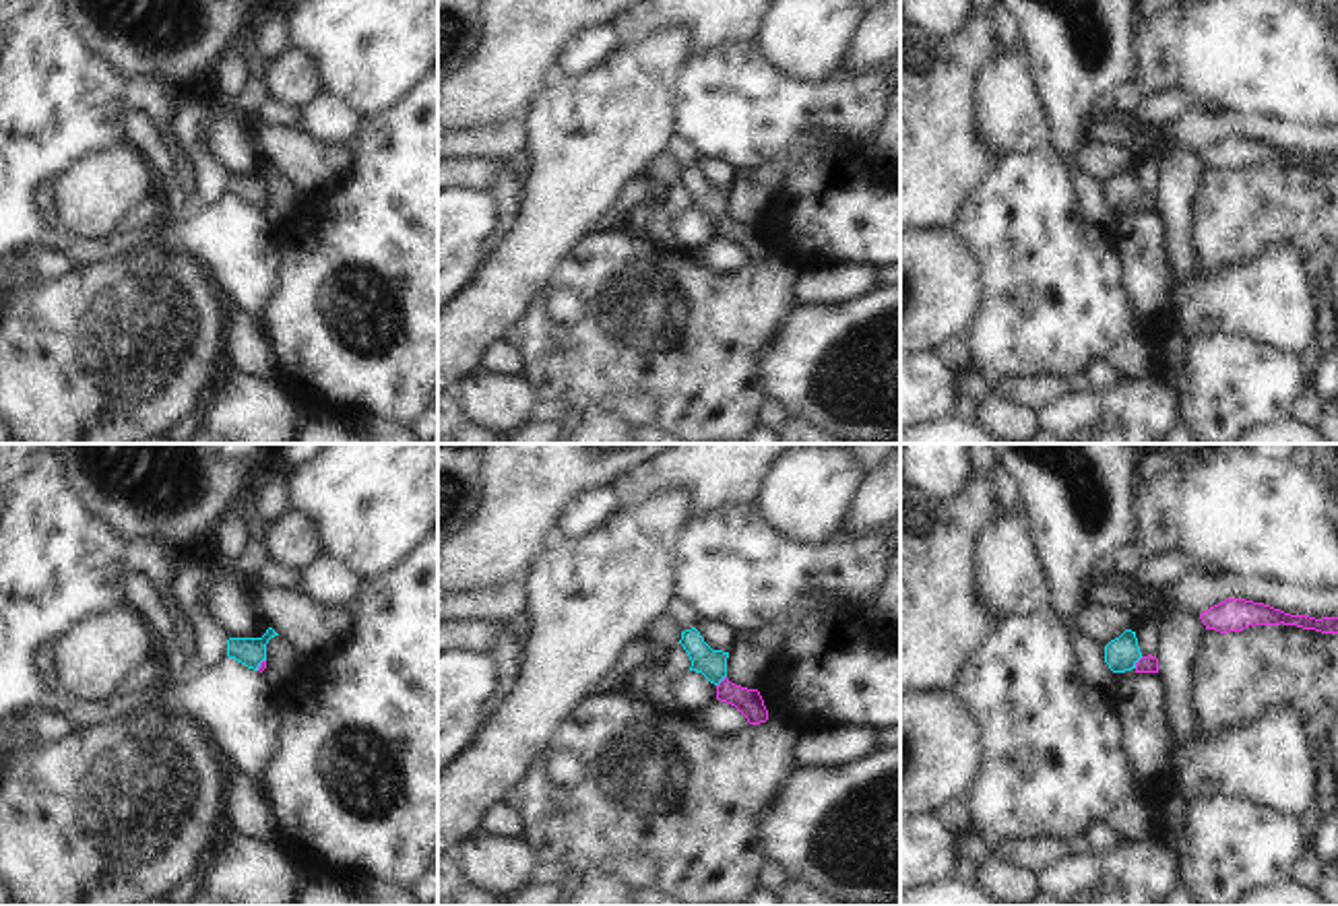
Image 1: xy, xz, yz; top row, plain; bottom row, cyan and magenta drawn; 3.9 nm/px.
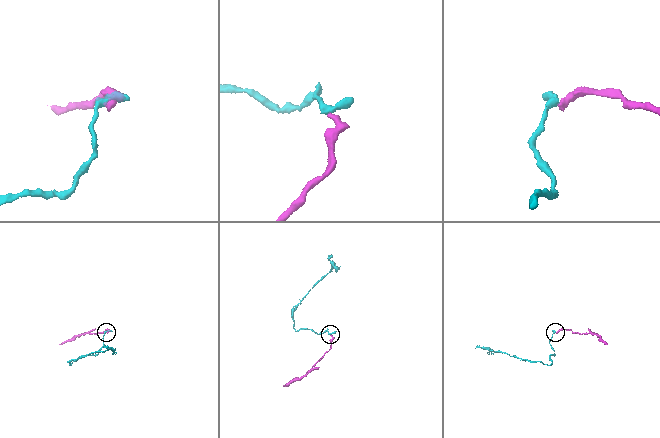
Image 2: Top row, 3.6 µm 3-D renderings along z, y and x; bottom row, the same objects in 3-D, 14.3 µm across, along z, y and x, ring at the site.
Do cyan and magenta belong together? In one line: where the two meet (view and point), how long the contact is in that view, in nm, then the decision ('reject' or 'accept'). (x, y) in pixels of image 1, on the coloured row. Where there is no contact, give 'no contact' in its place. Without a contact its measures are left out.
yz (1136, 661) | 60 nm | accept

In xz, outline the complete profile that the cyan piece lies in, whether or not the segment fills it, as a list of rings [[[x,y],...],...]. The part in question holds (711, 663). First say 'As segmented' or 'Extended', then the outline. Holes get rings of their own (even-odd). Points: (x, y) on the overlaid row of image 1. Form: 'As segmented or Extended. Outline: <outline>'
Extended. Outline: [[[696,627],[681,632],[679,644],[692,660],[690,671],[702,673],[716,685],[716,700],[735,706],[750,724],[768,720],[768,710],[760,691],[735,685],[727,679],[729,652],[712,650]]]

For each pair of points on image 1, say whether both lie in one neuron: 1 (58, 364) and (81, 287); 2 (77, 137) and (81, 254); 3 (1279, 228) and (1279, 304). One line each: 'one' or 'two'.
1: one
2: one
3: two

